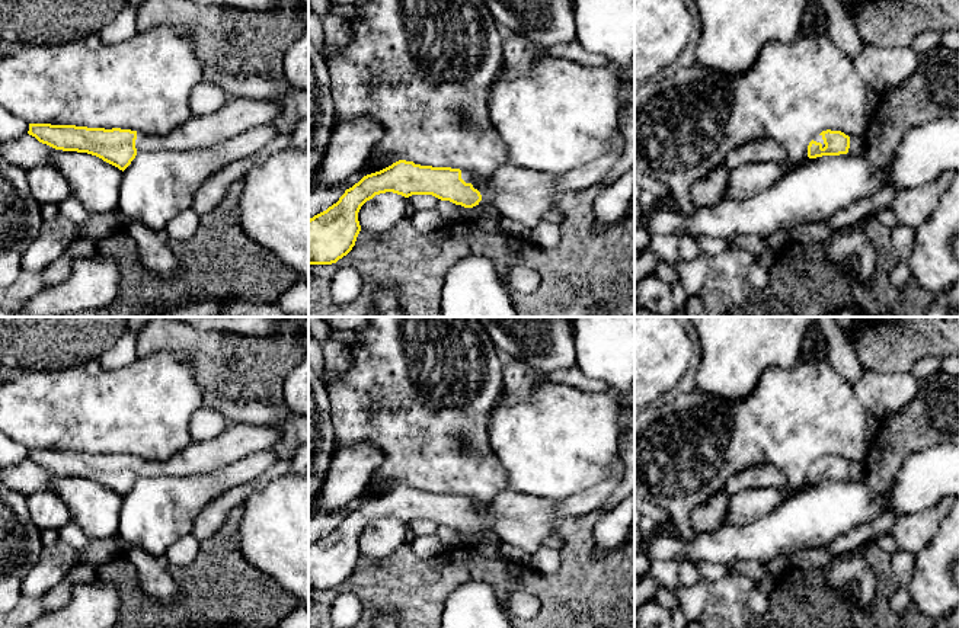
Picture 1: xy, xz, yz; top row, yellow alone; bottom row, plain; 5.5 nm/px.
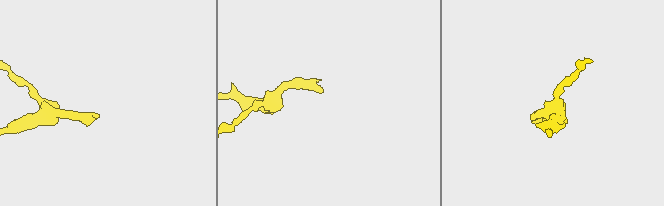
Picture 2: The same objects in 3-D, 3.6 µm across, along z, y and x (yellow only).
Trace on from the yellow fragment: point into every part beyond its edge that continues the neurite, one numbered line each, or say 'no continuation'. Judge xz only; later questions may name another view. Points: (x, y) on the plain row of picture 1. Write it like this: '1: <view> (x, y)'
1: xz (524, 521)

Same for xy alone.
1: xy (239, 441)

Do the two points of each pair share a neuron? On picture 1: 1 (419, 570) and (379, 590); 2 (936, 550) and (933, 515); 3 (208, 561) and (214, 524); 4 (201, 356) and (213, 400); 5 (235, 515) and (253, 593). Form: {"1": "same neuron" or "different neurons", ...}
{"1": "same neuron", "2": "different neurons", "3": "different neurons", "4": "different neurons", "5": "same neuron"}

